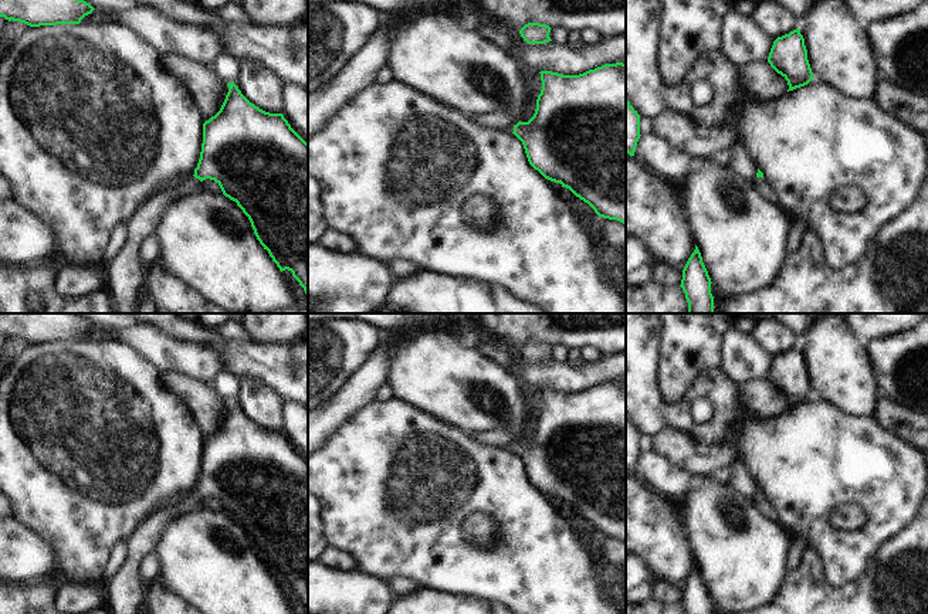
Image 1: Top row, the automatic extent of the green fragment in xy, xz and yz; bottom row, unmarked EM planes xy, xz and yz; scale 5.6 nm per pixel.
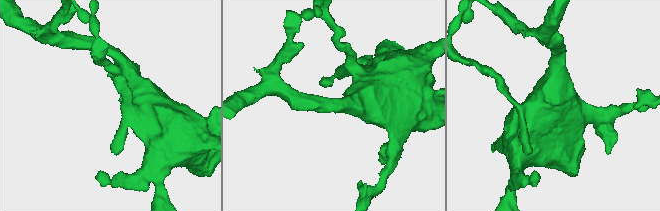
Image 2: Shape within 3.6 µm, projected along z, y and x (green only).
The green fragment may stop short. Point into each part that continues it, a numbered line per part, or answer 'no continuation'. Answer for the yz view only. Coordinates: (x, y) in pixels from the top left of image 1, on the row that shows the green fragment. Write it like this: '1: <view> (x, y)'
1: yz (759, 183)

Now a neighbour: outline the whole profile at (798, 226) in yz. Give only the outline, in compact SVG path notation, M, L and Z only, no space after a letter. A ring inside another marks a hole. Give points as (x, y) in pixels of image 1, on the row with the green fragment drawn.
M795 217L790 220L790 231L788 235L788 251L792 252L795 251L800 242L802 237L807 230L807 223L805 217Z

